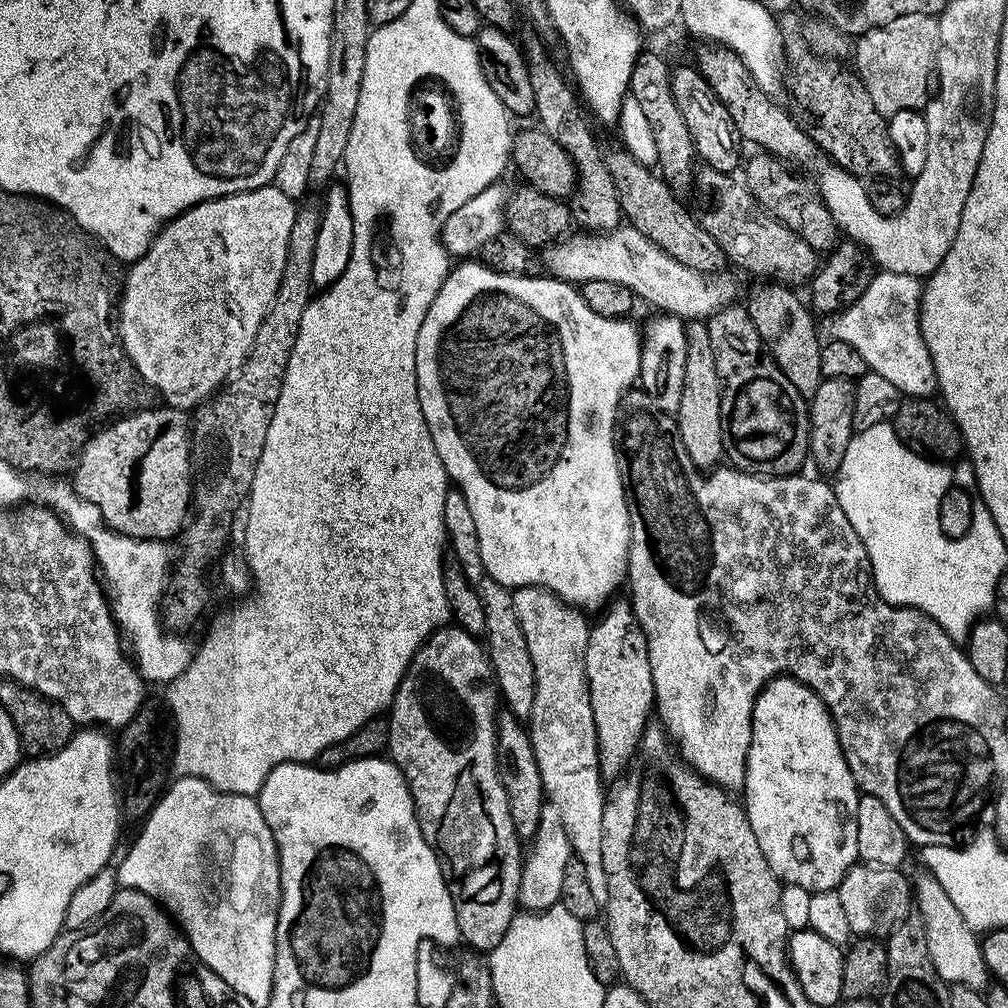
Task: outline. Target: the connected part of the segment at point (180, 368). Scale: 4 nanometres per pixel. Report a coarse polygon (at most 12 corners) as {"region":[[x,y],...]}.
{"region":[[217,196],[127,269],[120,342],[195,409],[248,359],[297,201]]}

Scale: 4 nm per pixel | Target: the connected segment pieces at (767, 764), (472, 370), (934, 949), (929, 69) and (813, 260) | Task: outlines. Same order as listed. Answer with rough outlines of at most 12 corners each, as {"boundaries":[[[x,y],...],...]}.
{"boundaries":[[[757,696],[742,800],[772,873],[839,889],[858,787],[821,696]],[[460,262],[418,402],[482,562],[603,609],[628,575],[631,319]],[[933,873],[912,885],[935,972],[984,989],[983,945]],[[939,19],[857,37],[855,71],[884,117],[930,98]],[[694,176],[700,225],[740,268],[811,281],[818,253],[743,179]]]}

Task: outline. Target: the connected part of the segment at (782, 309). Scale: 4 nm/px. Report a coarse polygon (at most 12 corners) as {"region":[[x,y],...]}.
{"region":[[772,282],[746,307],[777,366],[810,400],[823,381],[813,313]]}

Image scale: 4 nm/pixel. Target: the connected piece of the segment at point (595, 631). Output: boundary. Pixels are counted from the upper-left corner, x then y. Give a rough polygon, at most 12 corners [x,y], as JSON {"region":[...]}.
{"region":[[631,599],[588,630],[586,678],[605,781],[653,715],[646,634]]}

